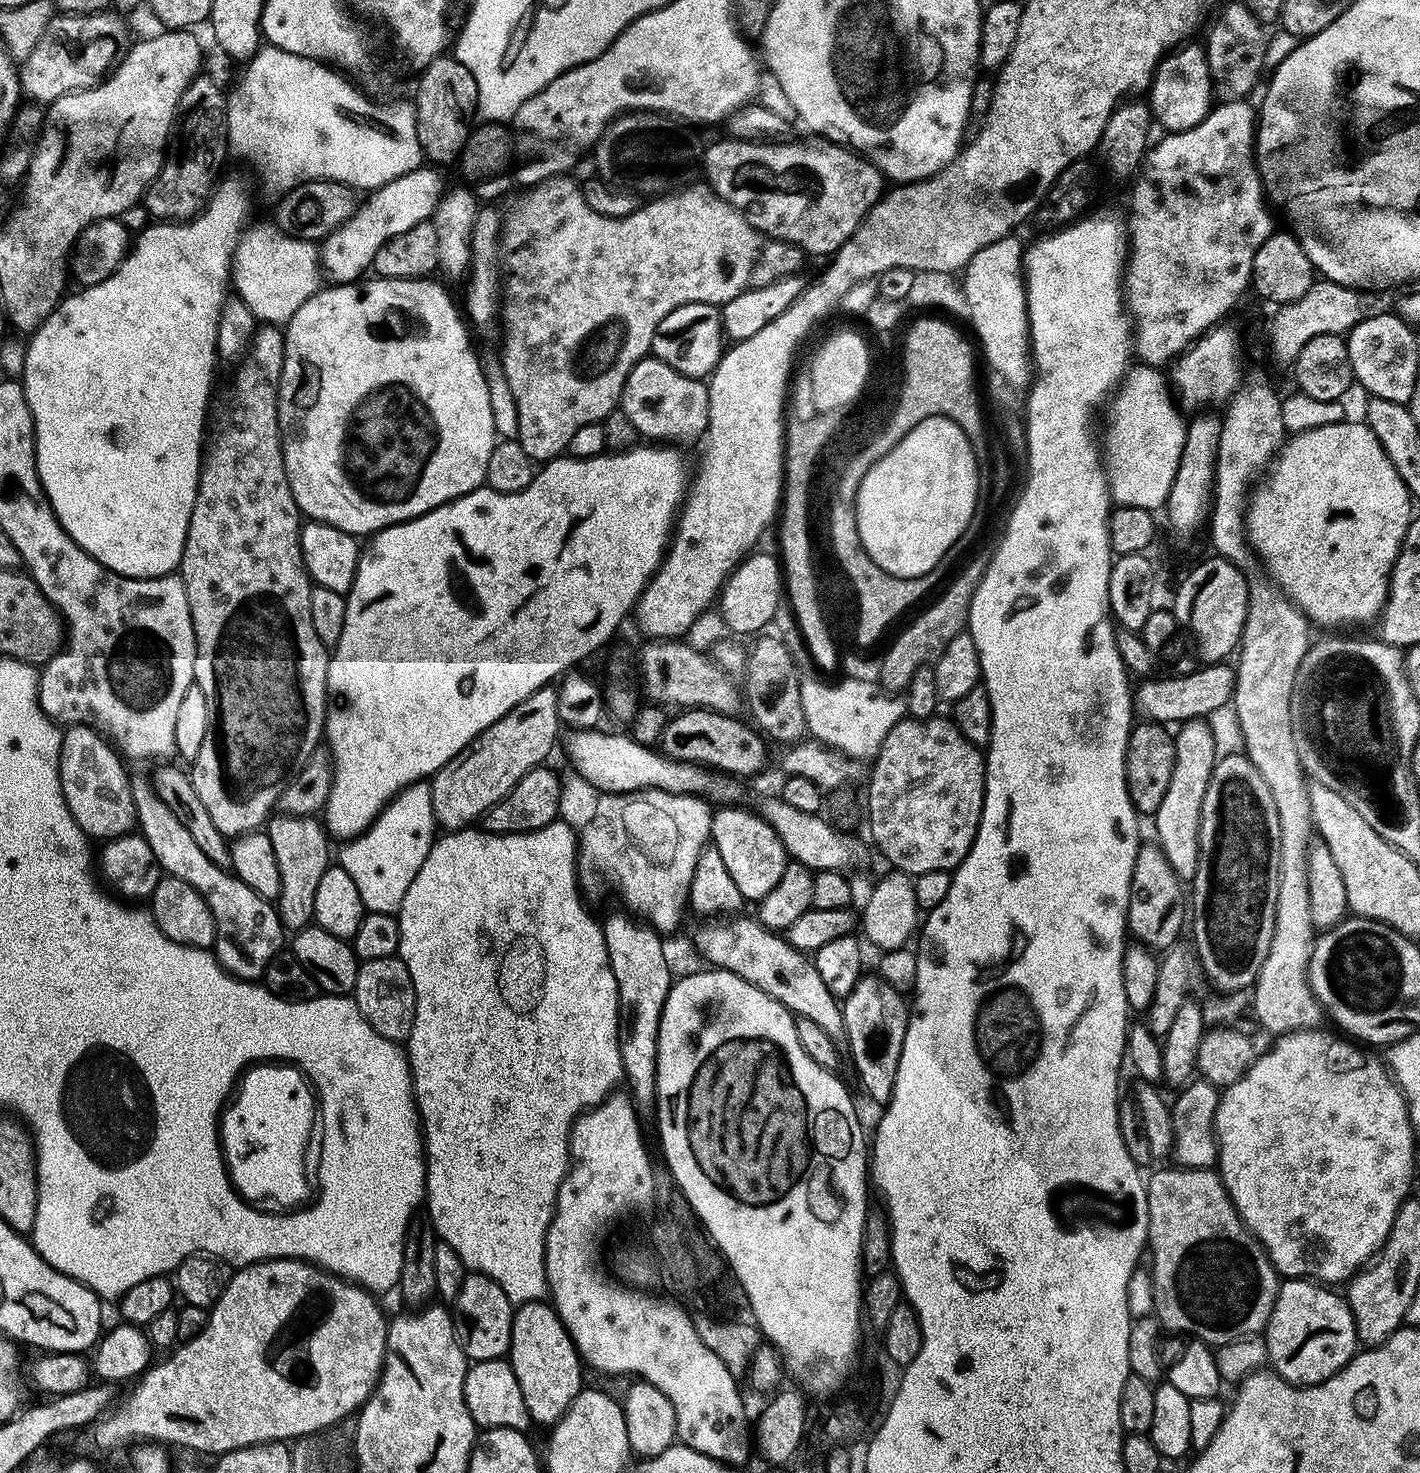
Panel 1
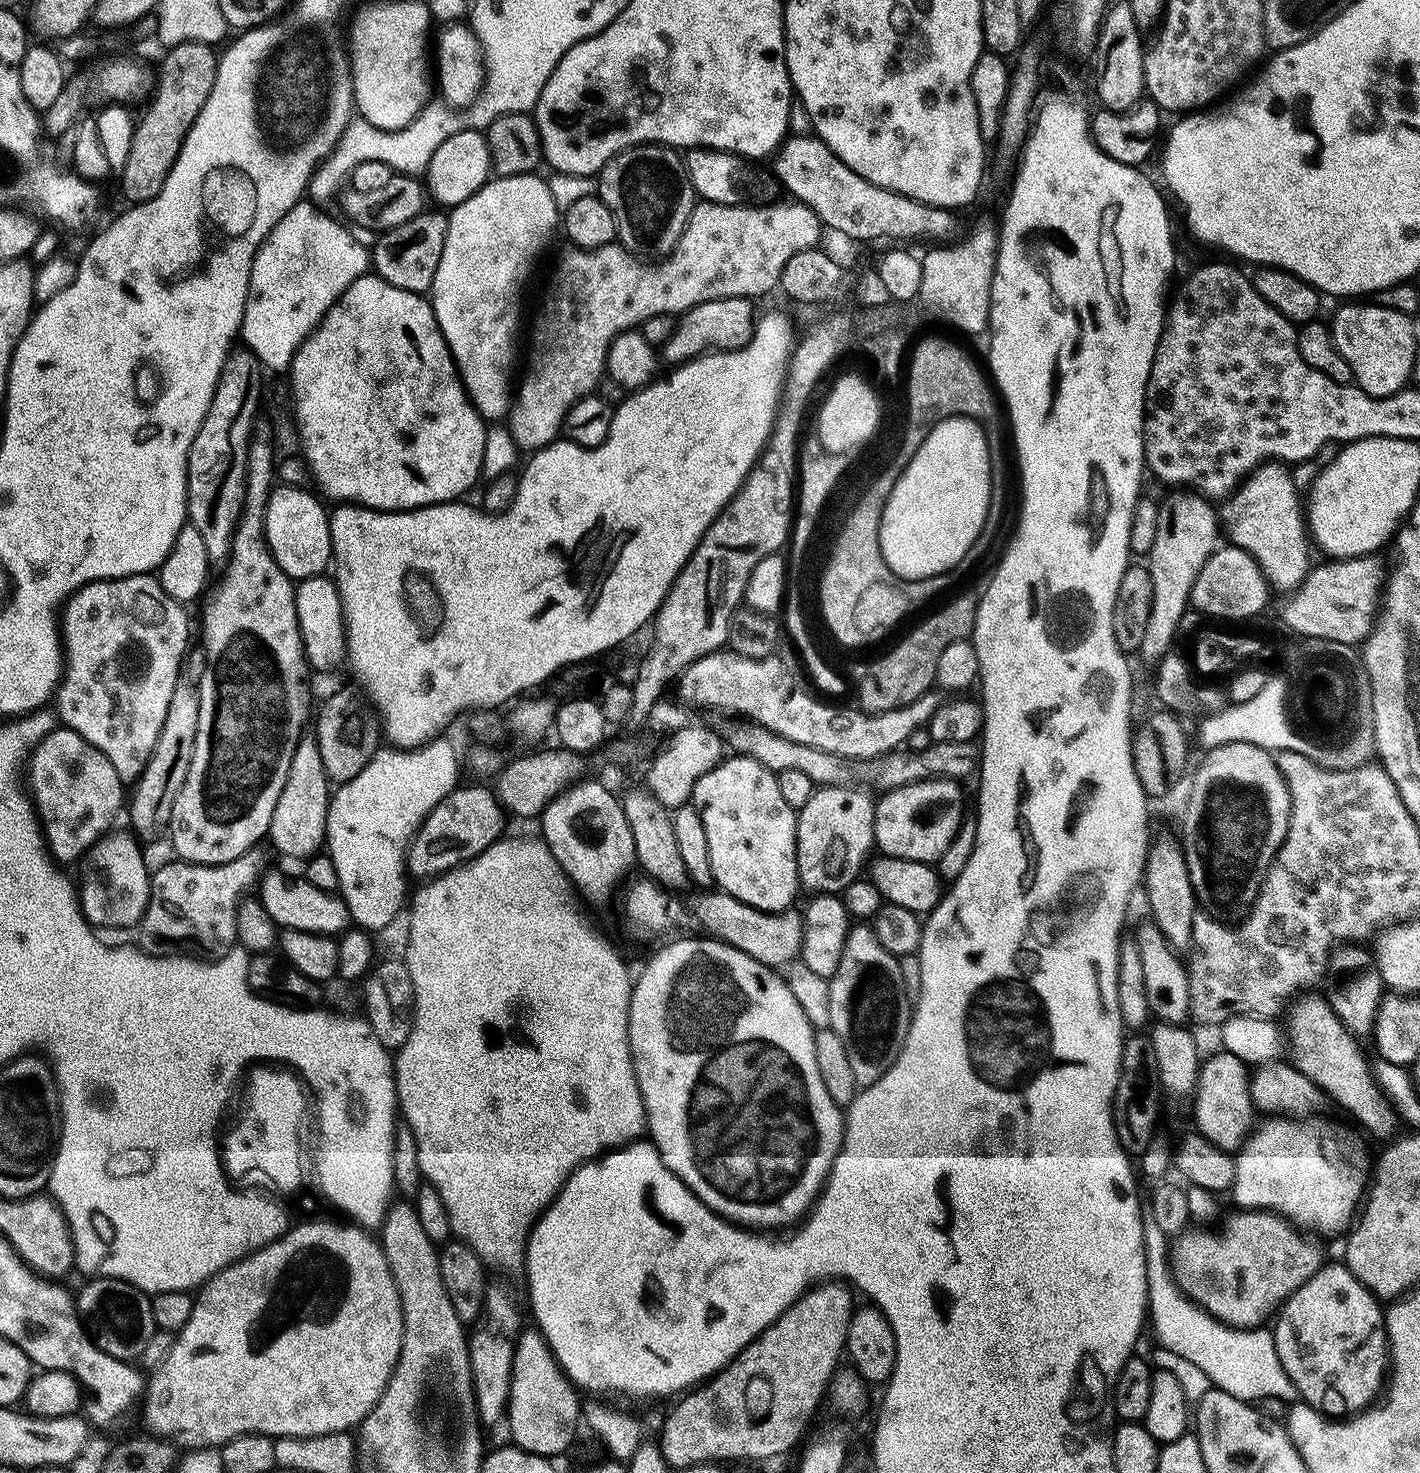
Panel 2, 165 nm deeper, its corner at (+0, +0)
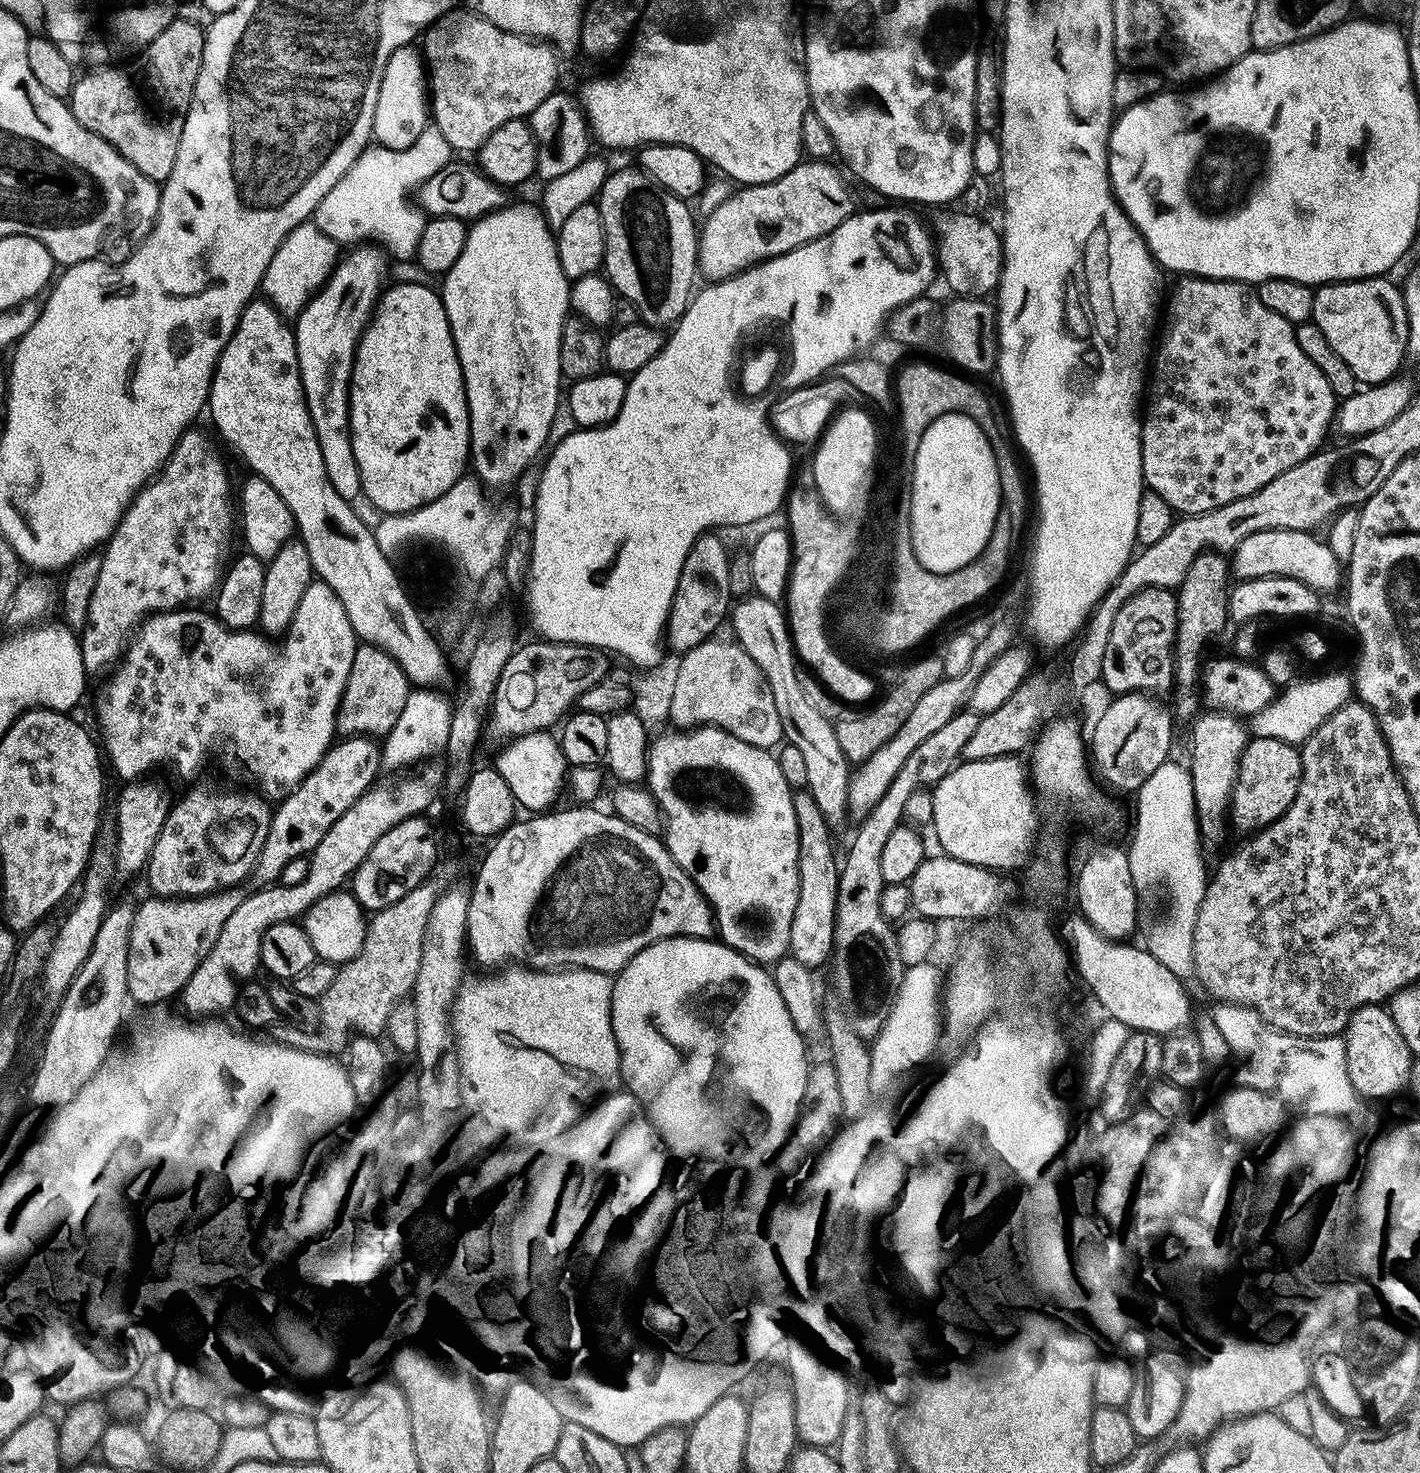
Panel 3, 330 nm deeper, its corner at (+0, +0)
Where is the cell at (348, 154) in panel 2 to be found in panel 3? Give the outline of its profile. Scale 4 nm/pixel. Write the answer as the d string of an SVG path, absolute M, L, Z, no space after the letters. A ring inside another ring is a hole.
M427 126L408 149L396 150L369 146L350 166L350 170L318 202L314 223L318 230L339 246L375 242L389 257L411 260L422 238L426 216L413 201L408 201L420 184L447 167L454 149L435 126Z

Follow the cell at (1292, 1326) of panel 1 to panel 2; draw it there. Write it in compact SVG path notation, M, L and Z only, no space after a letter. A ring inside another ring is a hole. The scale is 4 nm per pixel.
M1342 1262L1321 1264L1310 1279L1284 1301L1275 1317L1274 1335L1278 1358L1297 1387L1303 1403L1329 1418L1347 1418L1375 1405L1390 1372L1388 1333L1384 1331L1385 1309Z

